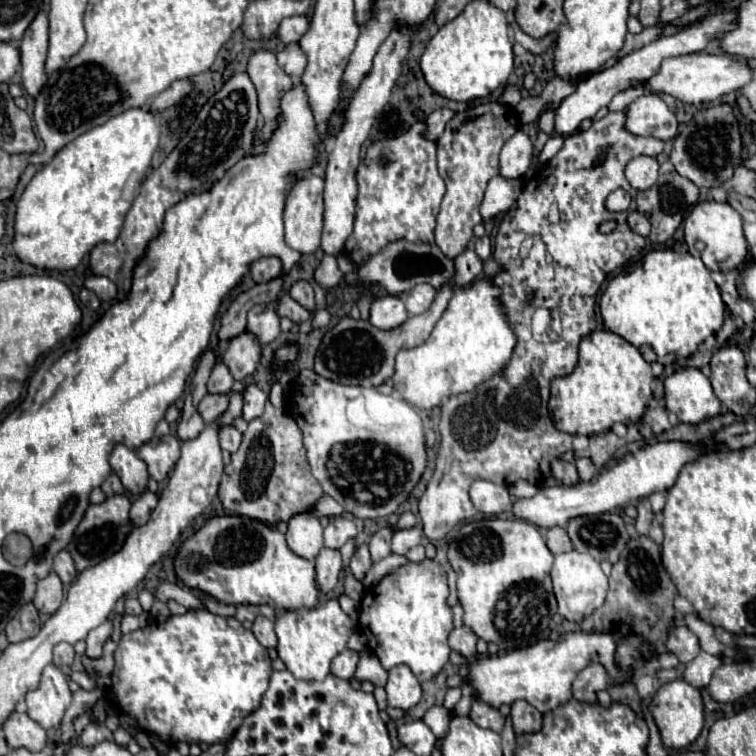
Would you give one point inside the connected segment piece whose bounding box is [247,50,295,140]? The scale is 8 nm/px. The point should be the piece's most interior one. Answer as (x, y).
(271, 82)

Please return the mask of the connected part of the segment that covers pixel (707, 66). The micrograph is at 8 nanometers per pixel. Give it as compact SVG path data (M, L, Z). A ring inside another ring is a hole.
M687 54L687 56L677 56L677 58L667 58L663 60L663 64L659 66L659 72L655 76L651 76L651 80L647 80L647 84L643 84L645 92L661 92L661 94L669 94L681 102L687 104L707 104L713 100L719 100L721 96L741 90L747 82L751 80L751 66L747 64L745 58L735 58L729 54Z

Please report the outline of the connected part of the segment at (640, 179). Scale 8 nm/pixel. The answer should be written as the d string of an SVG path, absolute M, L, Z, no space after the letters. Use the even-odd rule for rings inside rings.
M637 156L625 166L625 176L629 184L637 190L647 190L657 182L659 164L651 156Z

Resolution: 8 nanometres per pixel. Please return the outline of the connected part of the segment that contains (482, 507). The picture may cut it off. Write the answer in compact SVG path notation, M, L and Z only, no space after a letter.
M475 480L469 494L475 508L483 514L501 514L511 508L511 494L507 486L493 484L489 480Z

